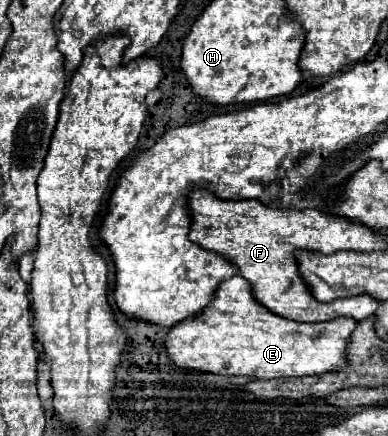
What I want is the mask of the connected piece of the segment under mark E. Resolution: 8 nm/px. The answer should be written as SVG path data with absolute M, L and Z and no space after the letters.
M232 277L220 283L212 303L200 313L176 323L166 339L170 359L184 369L246 375L254 379L286 379L300 375L322 375L348 367L346 347L356 321L338 317L324 323L296 323L284 319L264 305L252 293L244 277Z

